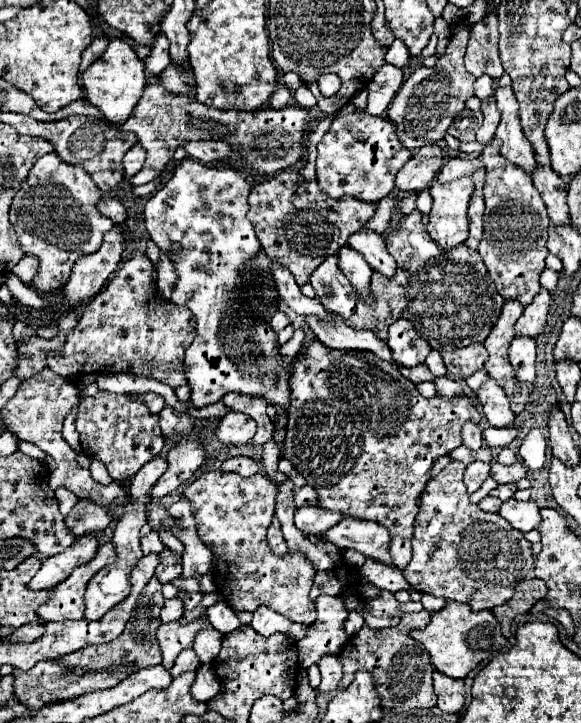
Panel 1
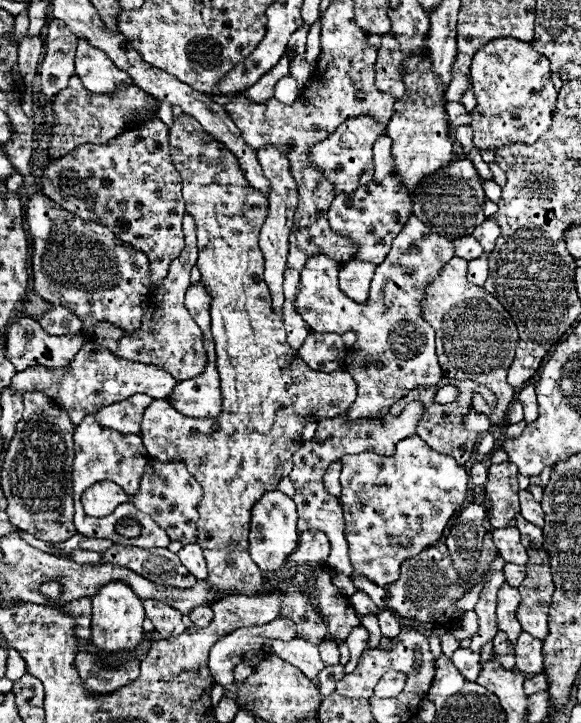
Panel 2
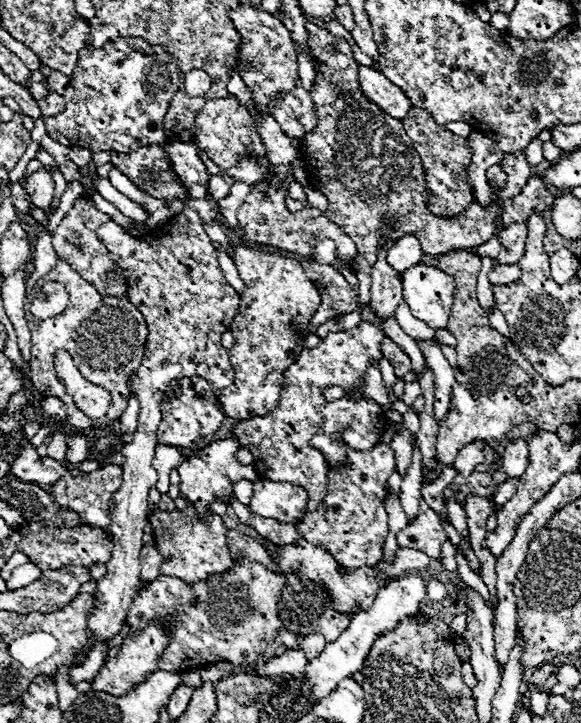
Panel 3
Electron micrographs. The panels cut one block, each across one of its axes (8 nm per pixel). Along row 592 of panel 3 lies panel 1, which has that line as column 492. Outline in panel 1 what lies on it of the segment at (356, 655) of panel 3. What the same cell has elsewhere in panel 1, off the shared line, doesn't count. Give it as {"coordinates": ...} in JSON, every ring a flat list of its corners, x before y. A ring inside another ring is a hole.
{"coordinates":[[488,378,476,390,476,396,484,406,484,416,494,428,506,428,514,424,514,414,510,412,510,400,504,396,504,390,496,384,494,378]]}

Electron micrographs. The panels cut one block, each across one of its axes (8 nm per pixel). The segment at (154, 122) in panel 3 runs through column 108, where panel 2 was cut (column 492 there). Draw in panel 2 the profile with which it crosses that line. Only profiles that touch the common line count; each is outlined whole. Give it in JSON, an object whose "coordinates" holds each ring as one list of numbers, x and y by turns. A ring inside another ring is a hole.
{"coordinates":[[512,36,492,40,474,54,470,72,478,100,470,126,478,150,496,150,516,142,534,144,550,128,558,90,550,80,550,62,532,44]]}

